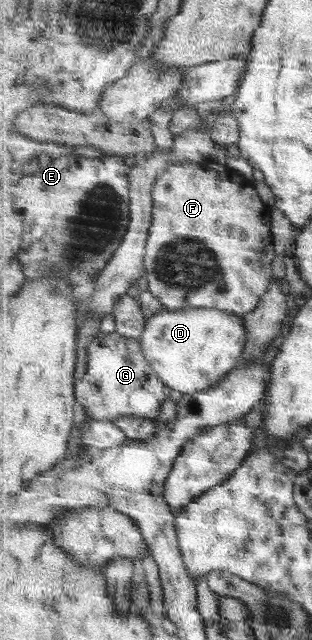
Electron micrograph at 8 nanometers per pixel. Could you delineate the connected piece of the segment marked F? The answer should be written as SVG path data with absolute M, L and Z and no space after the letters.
M209 161L207 165L203 163L181 163L180 165L171 165L168 171L165 171L158 177L158 183L154 186L154 225L151 227L151 233L147 246L147 255L145 259L146 277L148 279L149 290L161 300L170 310L180 310L187 308L217 308L227 310L240 316L247 316L251 312L257 311L257 306L261 304L261 300L272 288L272 282L275 280L276 273L274 265L276 263L276 238L273 233L274 213L267 209L265 215L253 215L253 207L249 207L249 201L255 201L255 197L259 197L257 189L253 187L250 181L245 179L243 175L228 169L227 175L215 172L215 163Z

